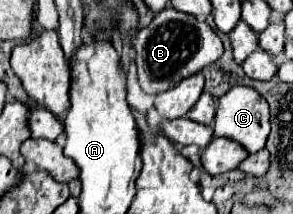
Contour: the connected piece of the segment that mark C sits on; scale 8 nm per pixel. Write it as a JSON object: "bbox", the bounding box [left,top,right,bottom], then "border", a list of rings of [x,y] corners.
{"bbox":[213,87,269,153],"border":[[[233,87],[223,97],[219,97],[217,113],[213,119],[213,137],[227,137],[243,145],[249,153],[257,153],[265,147],[269,135],[269,105],[251,87]]]}

